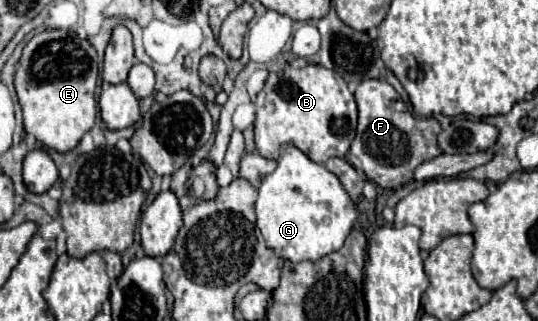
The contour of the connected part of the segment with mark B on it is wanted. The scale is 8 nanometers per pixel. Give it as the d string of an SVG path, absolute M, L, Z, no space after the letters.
M285 64L281 70L269 72L263 90L255 98L255 108L255 144L259 154L265 158L277 160L283 146L293 144L313 162L323 164L333 156L343 158L355 138L355 98L347 90L343 78L319 64L309 64L303 68Z

